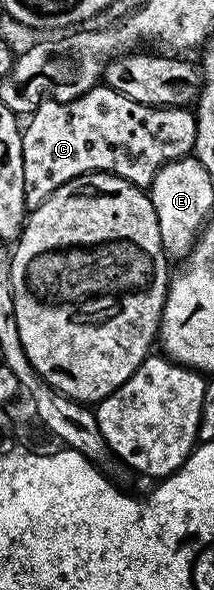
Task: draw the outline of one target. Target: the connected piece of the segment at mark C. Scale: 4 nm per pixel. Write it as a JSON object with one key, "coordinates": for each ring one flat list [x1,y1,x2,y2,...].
{"coordinates":[[105,86,88,90,74,100,45,100,35,112,29,113,27,120,30,121,27,124,25,121,22,128,22,149,24,194,26,207,30,210,39,208,64,182,89,172,111,172,114,176,132,182,137,188,149,189,150,183,161,168,168,162,191,155,196,142,196,116,189,107,144,106,140,102,132,102,132,98,124,98,124,94,116,94,116,90]]}

